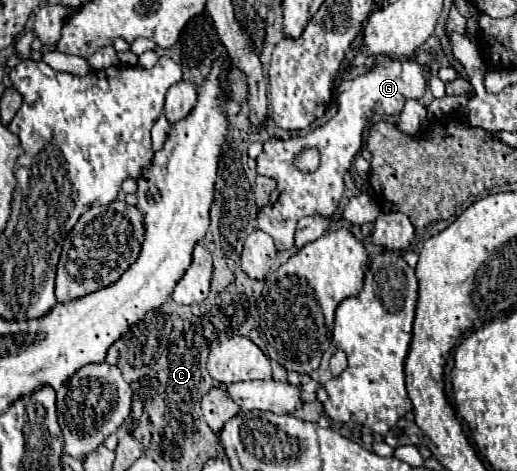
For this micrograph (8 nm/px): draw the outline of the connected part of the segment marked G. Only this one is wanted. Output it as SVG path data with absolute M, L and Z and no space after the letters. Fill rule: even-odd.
M420 51L408 59L380 59L372 69L356 79L340 83L340 109L338 113L322 127L314 129L304 137L292 137L288 141L270 139L264 143L264 153L258 161L258 175L266 175L278 181L274 189L274 201L266 205L258 215L258 229L268 233L274 239L278 251L294 247L294 231L298 219L306 215L332 217L340 205L344 193L344 173L352 165L354 155L362 147L362 131L368 125L374 111L378 115L400 113L408 99L422 99L428 87L424 67L432 67L436 61L436 51ZM302 147L316 147L322 155L322 163L314 173L302 173L292 167L294 157Z

